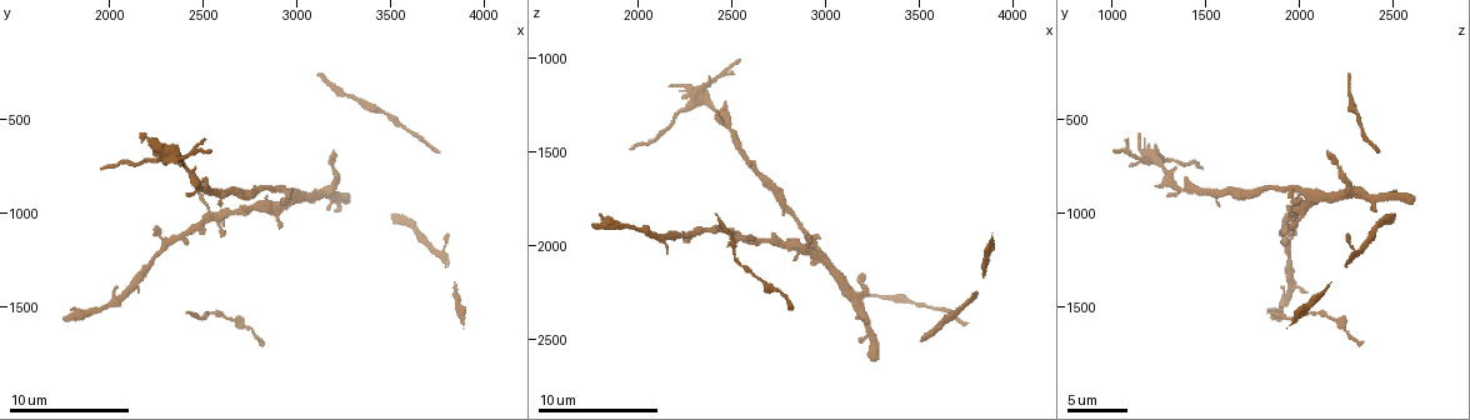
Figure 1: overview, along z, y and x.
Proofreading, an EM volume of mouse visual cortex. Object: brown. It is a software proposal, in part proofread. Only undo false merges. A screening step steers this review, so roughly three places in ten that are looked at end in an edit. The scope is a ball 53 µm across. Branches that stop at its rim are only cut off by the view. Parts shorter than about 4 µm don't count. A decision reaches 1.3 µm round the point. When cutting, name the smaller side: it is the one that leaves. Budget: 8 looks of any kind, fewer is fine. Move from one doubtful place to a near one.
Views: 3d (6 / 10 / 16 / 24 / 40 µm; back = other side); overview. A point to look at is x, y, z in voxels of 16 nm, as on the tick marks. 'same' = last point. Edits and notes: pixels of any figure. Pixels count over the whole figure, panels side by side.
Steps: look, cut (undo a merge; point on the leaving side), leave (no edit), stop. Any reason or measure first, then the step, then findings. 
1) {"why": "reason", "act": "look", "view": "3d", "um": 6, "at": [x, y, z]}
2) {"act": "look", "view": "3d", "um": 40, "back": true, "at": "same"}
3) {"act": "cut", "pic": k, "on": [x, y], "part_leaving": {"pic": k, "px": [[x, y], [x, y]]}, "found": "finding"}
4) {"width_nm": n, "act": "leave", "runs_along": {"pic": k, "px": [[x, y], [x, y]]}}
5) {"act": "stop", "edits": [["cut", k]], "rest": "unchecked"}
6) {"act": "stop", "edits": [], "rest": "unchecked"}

{"act": "look", "view": "3d", "um": 6, "at": [3400, 420, 2300]}

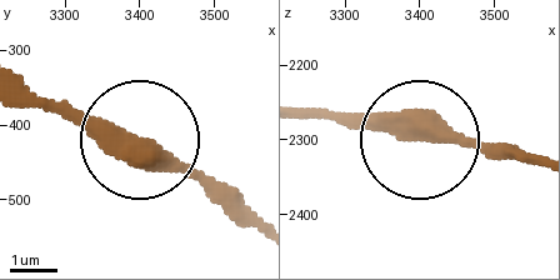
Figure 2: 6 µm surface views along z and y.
{"width_nm": 460, "act": "leave", "found": "continuous, no second neuron"}

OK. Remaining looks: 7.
{"why": "sudden change in width", "act": "look", "view": "3d", "um": 6, "at": [2520, 1540, 2060]}

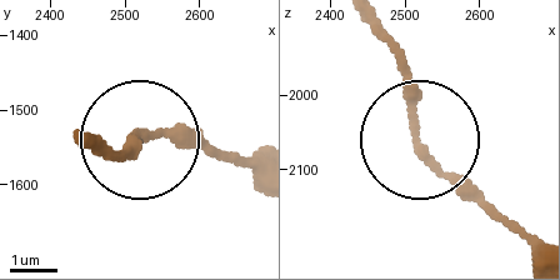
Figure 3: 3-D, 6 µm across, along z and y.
{"act": "leave", "found": "continuous, no second neuron"}

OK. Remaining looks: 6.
{"why": "side arm on a straight run", "act": "look", "view": "3d", "um": 16, "at": [2160, 1340, 1960]}

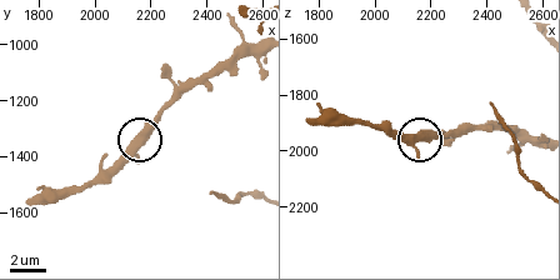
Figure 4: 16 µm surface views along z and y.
{"act": "leave", "runs_along": {"pic": 4, "px": [[258, 45], [240, 49], [204, 74], [111, 171]]}, "found": "one neuron here"}

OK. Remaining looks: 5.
{"why": "three-way junction", "act": "look", "view": "3d", "um": 10, "at": [3200, 860, 2300]}

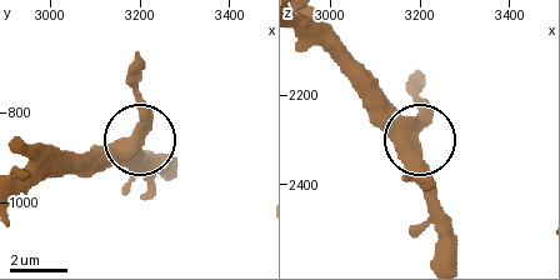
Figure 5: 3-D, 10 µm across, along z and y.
{"act": "look", "view": "3d", "um": 6, "at": "same"}

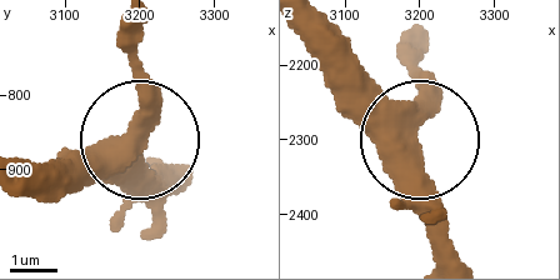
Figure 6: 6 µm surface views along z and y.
{"act": "leave", "runs_along": {"pic": 6, "px": [[304, 35], [408, 134], [424, 90], [413, 39]]}, "found": "continuous, no second neuron"}

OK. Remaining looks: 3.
{"act": "stop", "edits": [], "rest": "unchecked"}

